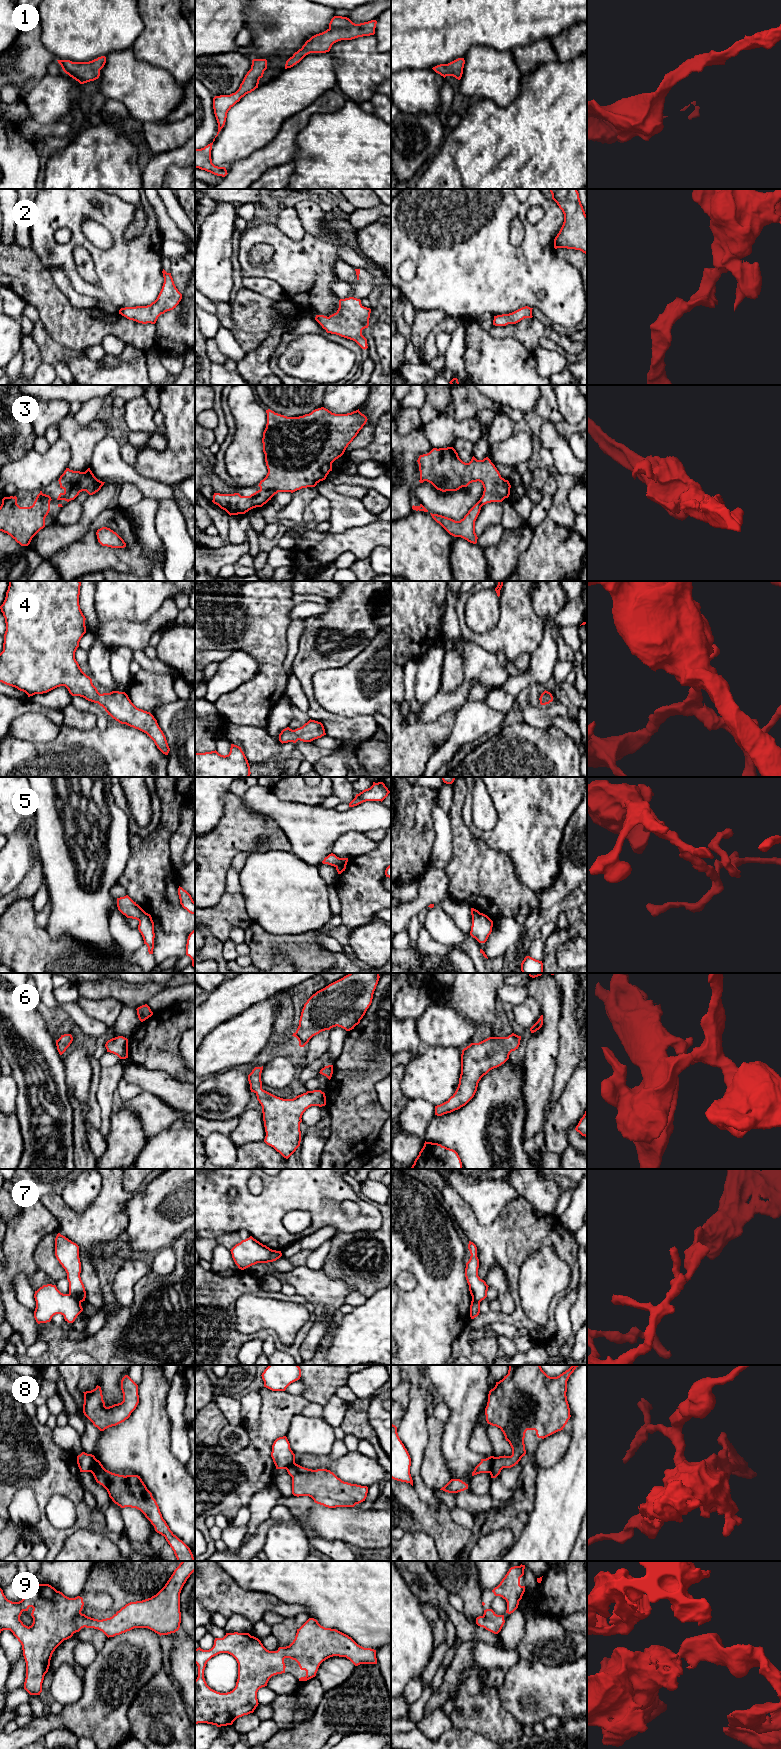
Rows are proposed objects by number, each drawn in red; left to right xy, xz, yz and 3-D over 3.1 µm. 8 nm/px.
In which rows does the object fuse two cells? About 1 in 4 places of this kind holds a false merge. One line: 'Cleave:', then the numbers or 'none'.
Cleave: 5, 7, 8

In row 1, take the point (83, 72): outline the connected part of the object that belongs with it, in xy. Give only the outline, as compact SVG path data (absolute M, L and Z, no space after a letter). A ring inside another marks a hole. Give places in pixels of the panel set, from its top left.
M101 56L89 62L72 62L70 60L57 61L66 74L80 84L84 84L99 78L100 70L106 63L106 57Z

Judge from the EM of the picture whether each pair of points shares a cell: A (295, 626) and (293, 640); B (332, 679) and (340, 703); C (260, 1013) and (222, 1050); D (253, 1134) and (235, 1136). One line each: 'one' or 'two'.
A: one
B: one
C: one
D: one

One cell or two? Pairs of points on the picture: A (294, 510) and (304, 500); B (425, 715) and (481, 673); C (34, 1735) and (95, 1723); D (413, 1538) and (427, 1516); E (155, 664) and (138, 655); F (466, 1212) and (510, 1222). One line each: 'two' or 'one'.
A: one
B: one
C: one
D: two
E: one
F: one

